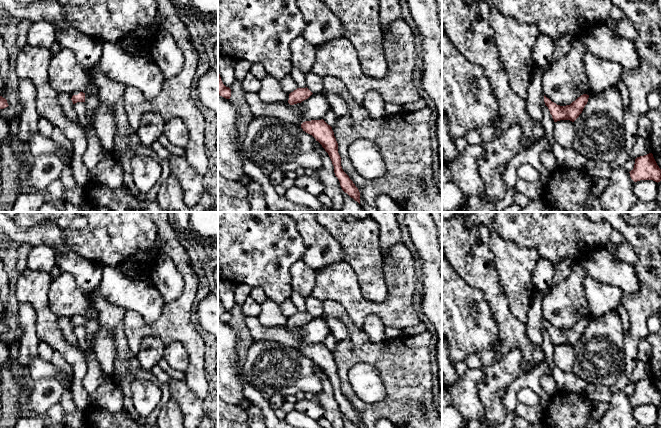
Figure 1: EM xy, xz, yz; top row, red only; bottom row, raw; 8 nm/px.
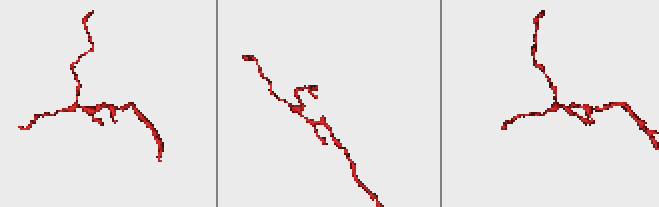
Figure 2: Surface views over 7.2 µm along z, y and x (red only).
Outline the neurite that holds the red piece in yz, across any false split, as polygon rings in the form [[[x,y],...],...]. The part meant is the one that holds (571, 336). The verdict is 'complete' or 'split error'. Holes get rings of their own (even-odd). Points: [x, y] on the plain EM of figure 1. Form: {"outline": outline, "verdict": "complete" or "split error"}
{"outline": [[[583,318],[573,325],[570,329],[560,330],[552,326],[544,319],[545,329],[548,331],[554,346],[560,344],[570,344],[574,346],[582,337],[585,329],[588,326],[589,319]]], "verdict": "complete"}

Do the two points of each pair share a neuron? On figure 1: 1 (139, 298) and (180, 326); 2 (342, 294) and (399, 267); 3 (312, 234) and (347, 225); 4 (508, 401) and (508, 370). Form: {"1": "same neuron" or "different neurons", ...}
{"1": "different neurons", "2": "same neuron", "3": "different neurons", "4": "different neurons"}

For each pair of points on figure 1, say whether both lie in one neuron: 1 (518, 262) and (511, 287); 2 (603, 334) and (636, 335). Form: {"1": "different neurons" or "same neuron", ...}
{"1": "same neuron", "2": "different neurons"}

